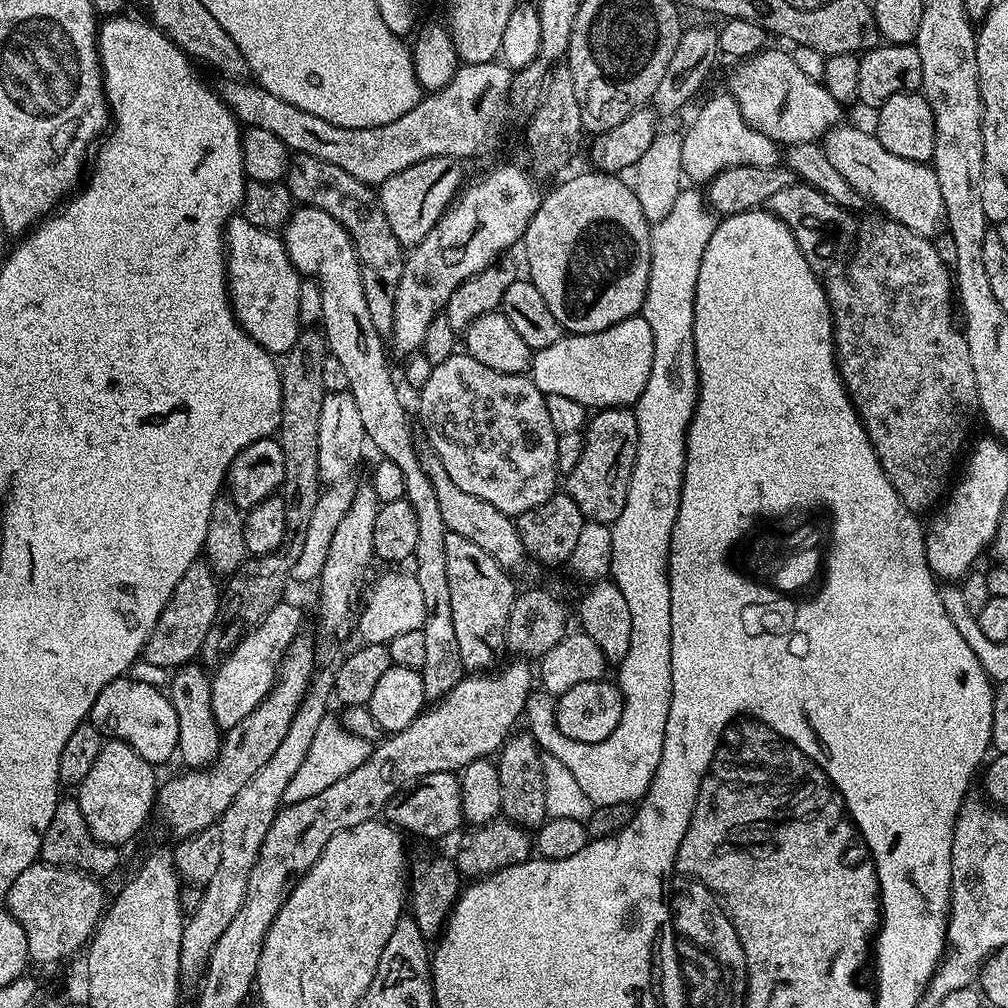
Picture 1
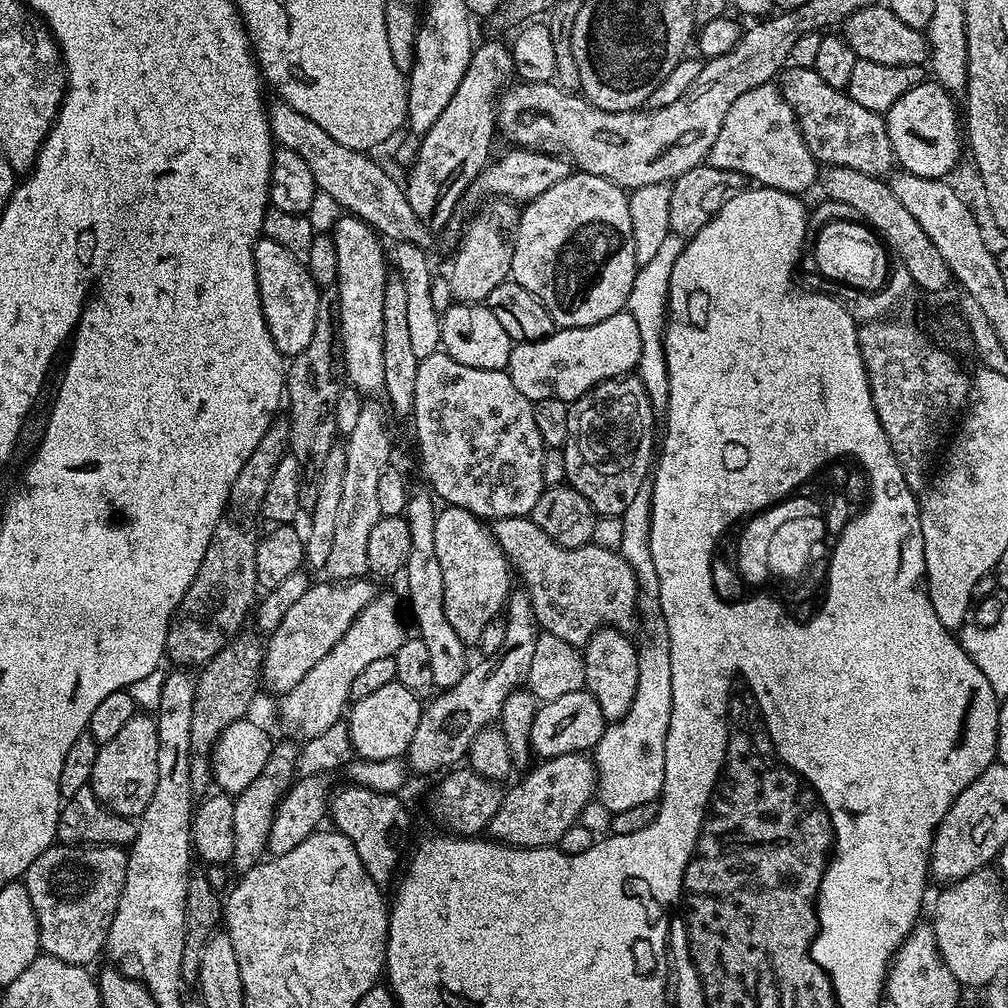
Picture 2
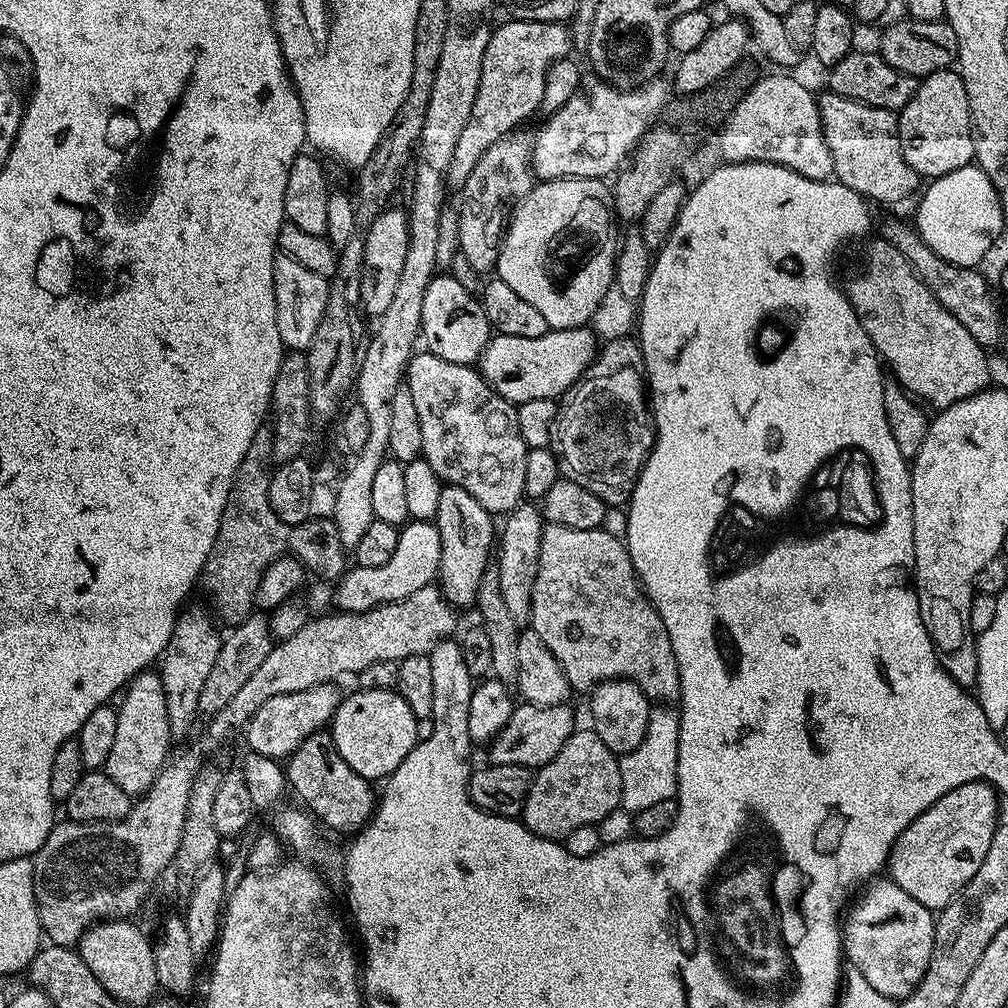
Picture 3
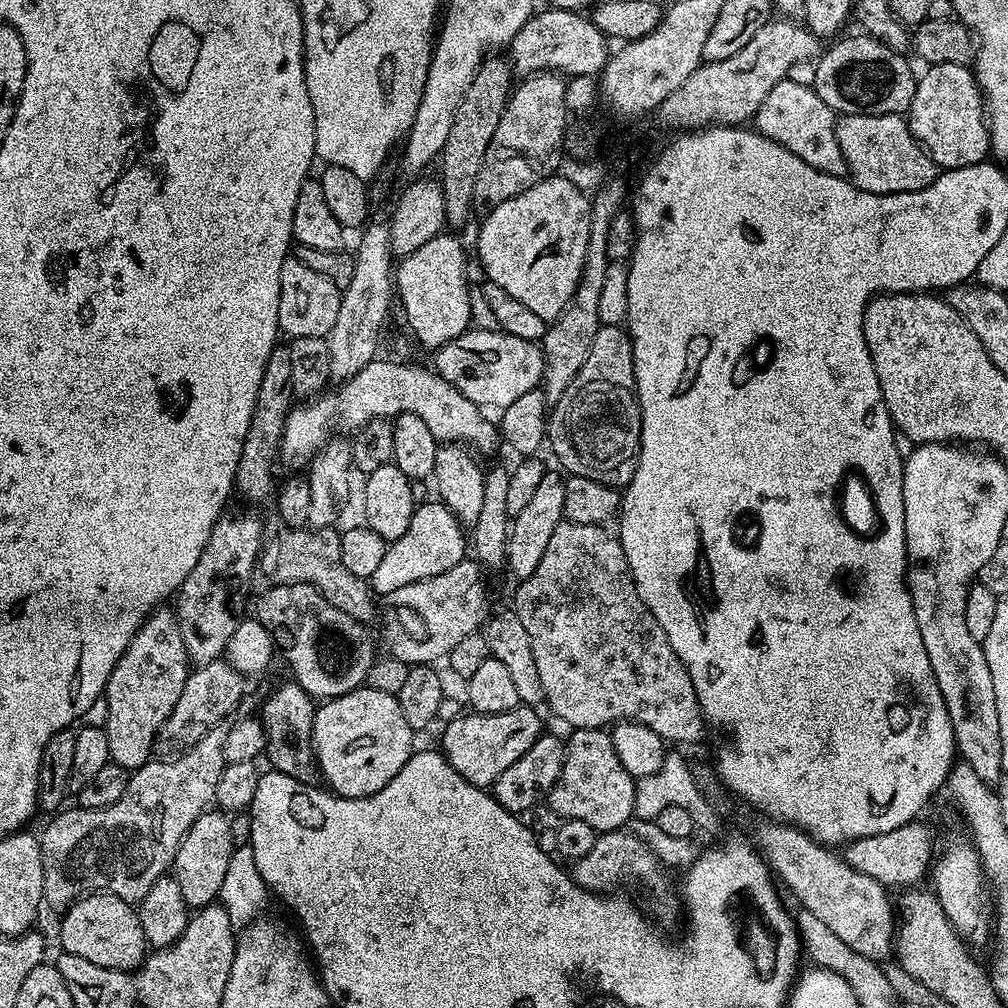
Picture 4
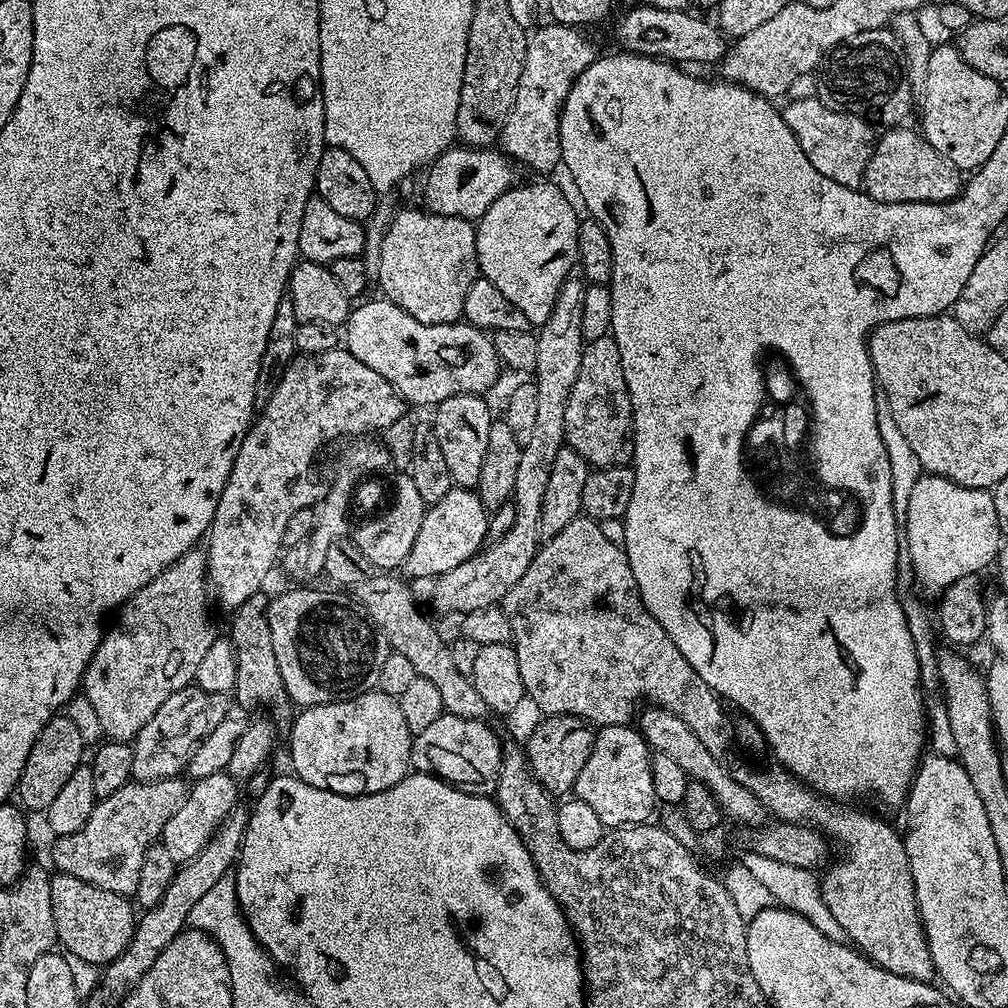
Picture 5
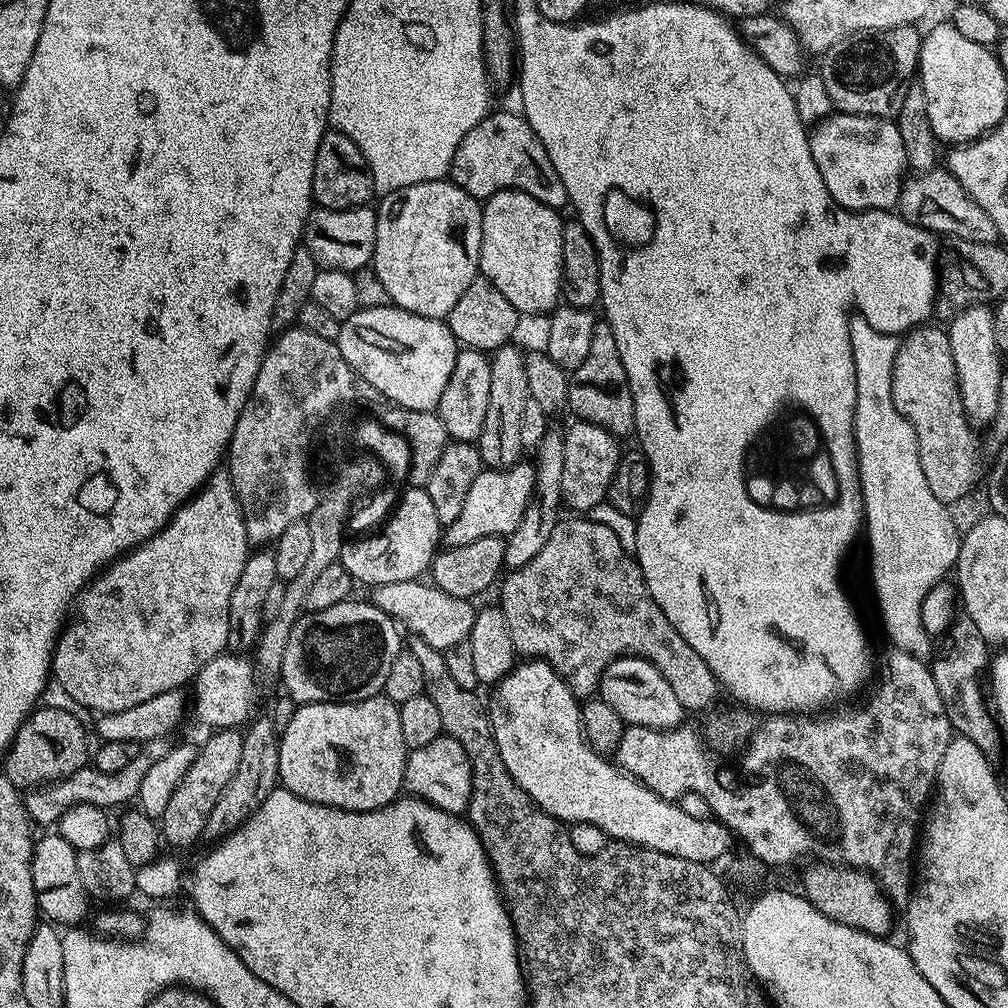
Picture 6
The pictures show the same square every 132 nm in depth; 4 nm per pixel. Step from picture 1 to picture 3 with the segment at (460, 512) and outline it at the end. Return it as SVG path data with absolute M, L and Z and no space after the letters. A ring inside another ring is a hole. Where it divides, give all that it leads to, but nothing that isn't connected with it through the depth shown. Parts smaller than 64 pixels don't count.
M545 523L542 530L542 546L540 547L538 595L532 600L530 628L531 631L538 634L538 638L542 638L542 642L546 642L546 650L550 650L550 654L554 654L554 658L558 658L558 666L562 666L573 693L591 693L592 689L604 680L633 680L648 695L649 701L676 702L680 699L680 667L674 658L670 634L666 634L666 626L662 622L658 610L648 601L648 595L642 591L640 577L637 576L632 565L627 543L613 534L604 532L601 527L590 530L574 530L570 526Z

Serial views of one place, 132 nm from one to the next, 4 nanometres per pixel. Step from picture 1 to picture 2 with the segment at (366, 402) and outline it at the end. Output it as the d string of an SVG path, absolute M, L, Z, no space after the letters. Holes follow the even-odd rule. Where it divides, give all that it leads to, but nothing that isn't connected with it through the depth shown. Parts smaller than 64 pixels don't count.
M341 215L336 229L331 229L334 250L338 250L338 274L335 288L338 290L338 344L342 349L342 372L347 383L365 397L372 398L384 391L382 374L382 298L386 294L386 282L390 264L384 261L384 248L376 229L359 216Z

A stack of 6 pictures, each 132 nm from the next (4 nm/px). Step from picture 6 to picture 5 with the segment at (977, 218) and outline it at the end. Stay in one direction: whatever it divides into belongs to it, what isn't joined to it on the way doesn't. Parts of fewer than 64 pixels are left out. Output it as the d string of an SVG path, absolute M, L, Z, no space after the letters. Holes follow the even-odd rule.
M892 126L879 133L876 145L872 147L870 162L866 162L864 171L863 191L867 192L870 198L887 204L898 202L926 202L927 204L941 204L947 200L953 200L962 191L962 172L955 168L919 131L916 132L909 126Z

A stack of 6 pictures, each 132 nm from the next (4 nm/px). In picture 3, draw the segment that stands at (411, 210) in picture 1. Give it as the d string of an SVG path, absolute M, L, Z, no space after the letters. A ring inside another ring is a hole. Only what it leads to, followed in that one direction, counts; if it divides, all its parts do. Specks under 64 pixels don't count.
M511 18L505 21L505 24L492 28L492 37L482 58L478 94L466 126L462 126L458 146L454 146L454 158L450 158L449 185L463 186L466 178L470 178L470 170L478 166L478 158L482 158L494 142L515 133L523 125L520 124L523 120L540 112L548 68L552 61L565 59L572 48L569 29L563 23Z

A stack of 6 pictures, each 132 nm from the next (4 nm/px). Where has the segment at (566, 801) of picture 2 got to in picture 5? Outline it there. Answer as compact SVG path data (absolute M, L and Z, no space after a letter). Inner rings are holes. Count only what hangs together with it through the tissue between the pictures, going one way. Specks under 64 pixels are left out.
M606 724L603 725L596 732L596 740L592 743L592 749L590 750L590 758L586 758L586 766L582 766L581 772L576 779L576 787L574 789L575 799L586 802L586 806L591 806L594 810L594 814L598 814L598 818L603 822L605 829L611 830L614 828L631 828L634 824L647 824L653 819L654 813L658 808L658 801L654 794L654 778L652 777L652 757L653 753L650 751L646 741L644 741L644 735L640 733L635 727L628 724Z

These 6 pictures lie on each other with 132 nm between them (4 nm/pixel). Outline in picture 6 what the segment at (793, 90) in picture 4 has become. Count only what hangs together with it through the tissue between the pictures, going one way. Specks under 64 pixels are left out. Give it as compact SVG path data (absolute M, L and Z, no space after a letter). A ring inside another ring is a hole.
M836 112L811 125L808 141L814 166L818 166L818 174L822 174L822 182L826 182L826 190L830 190L832 200L838 202L838 206L850 208L853 212L892 210L897 207L903 177L902 168L905 169L907 156L898 126L891 119Z

